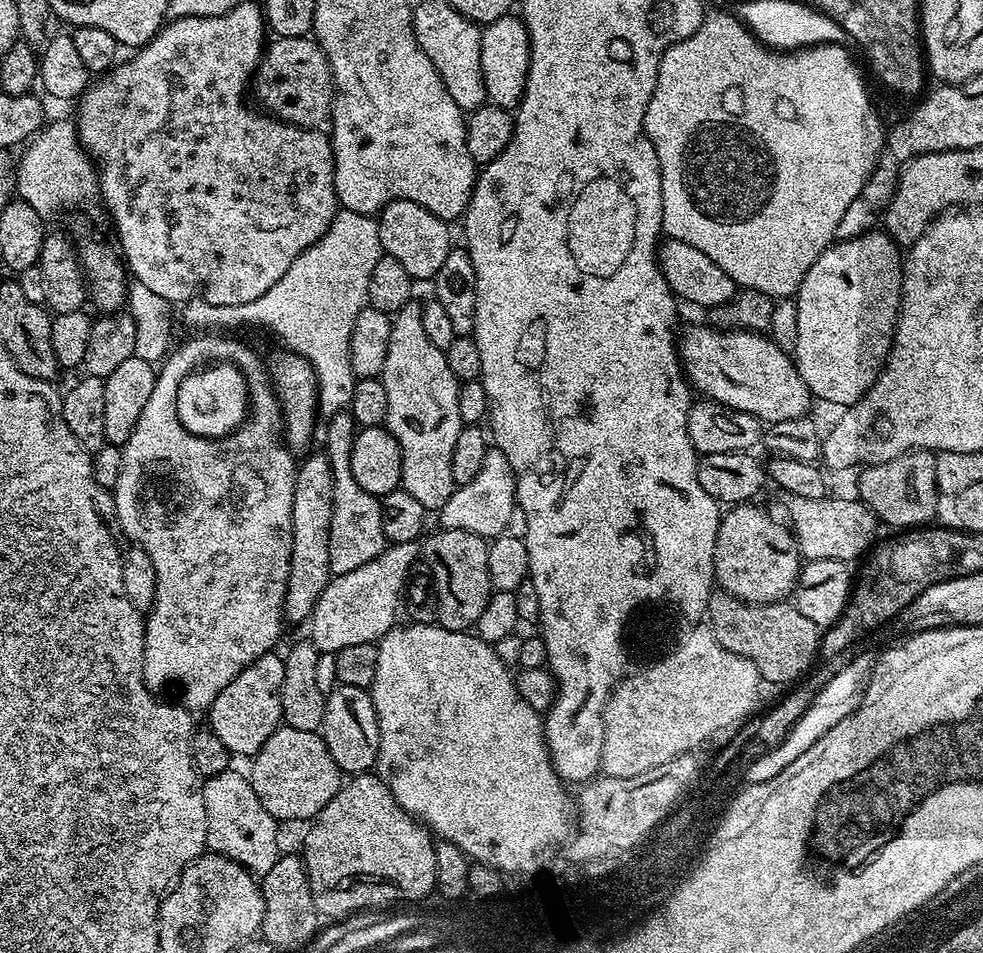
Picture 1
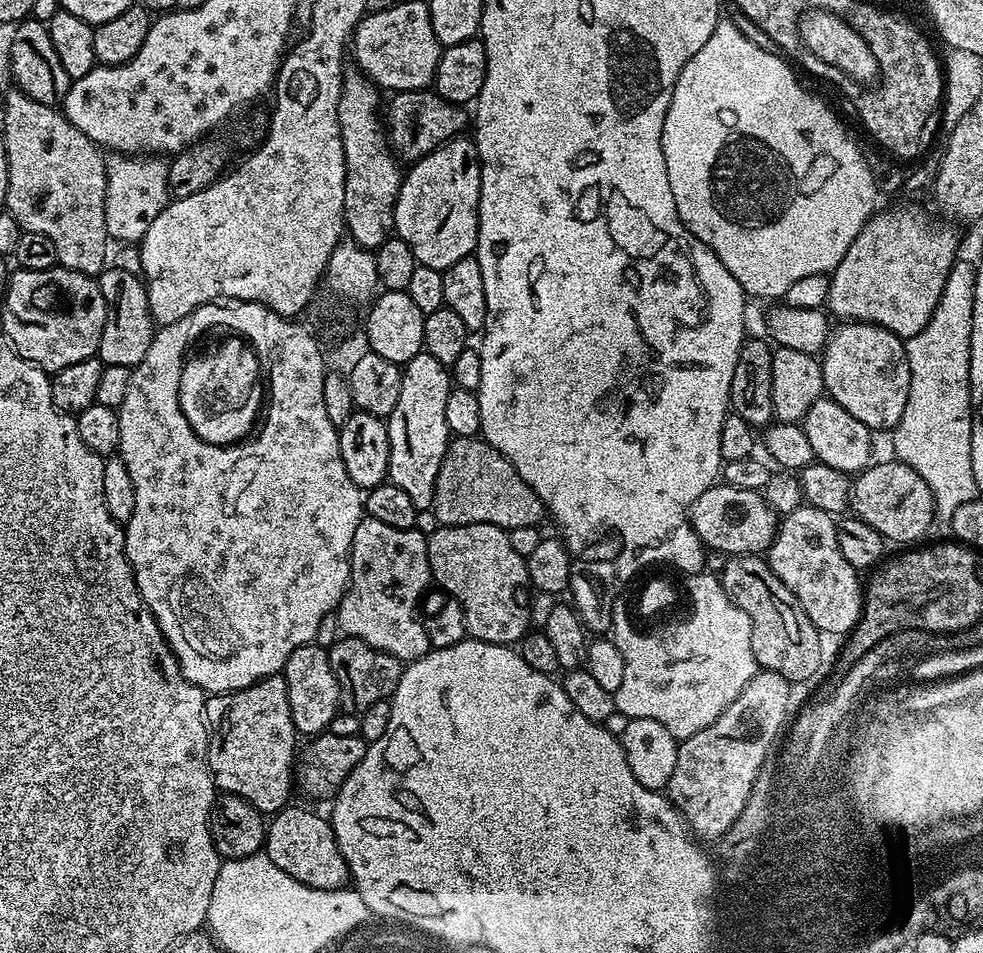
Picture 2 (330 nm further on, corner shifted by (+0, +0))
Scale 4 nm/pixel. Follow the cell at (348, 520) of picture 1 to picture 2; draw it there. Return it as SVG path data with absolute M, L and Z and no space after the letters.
M371 518L361 520L358 530L354 530L352 543L352 579L340 599L339 608L334 613L334 620L340 623L339 631L343 635L358 638L402 662L417 660L430 650L428 635L424 629L425 621L418 615L418 609L421 607L424 593L429 591L431 580L428 536L425 533L417 532L415 528L398 530L398 526L386 526L386 522Z

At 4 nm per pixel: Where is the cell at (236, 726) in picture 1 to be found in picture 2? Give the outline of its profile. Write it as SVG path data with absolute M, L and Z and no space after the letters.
M283 675L268 676L237 692L209 695L204 702L204 718L208 722L208 765L217 789L250 802L265 814L285 807L292 784L294 788L298 733L290 718Z

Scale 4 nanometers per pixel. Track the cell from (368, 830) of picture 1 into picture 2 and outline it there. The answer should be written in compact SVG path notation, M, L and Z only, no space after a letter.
M292 807L281 808L267 821L263 851L270 862L306 886L314 886L318 890L345 887L350 880L348 864L342 858L342 850L338 850L331 823L308 808Z

